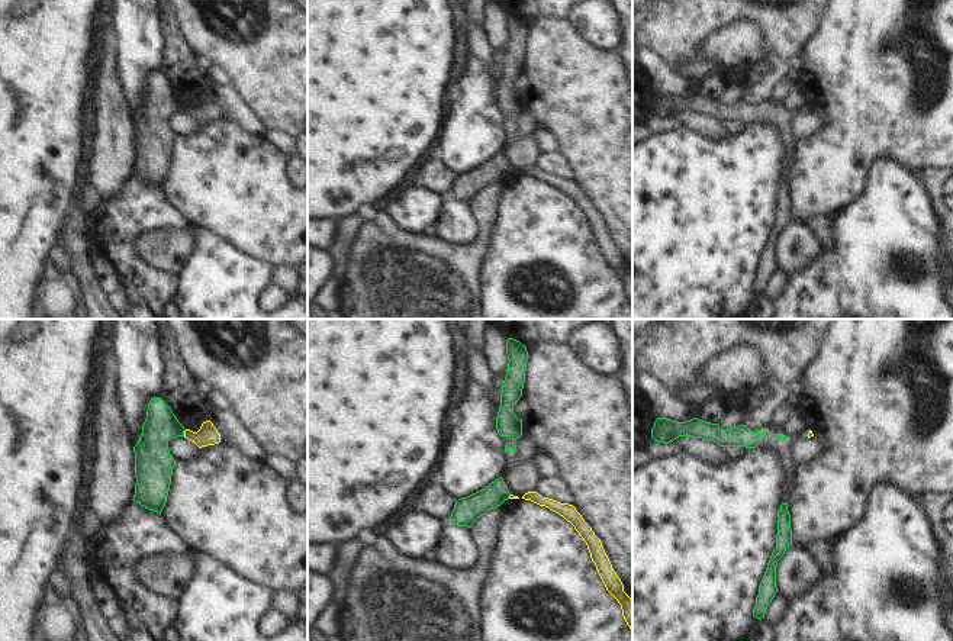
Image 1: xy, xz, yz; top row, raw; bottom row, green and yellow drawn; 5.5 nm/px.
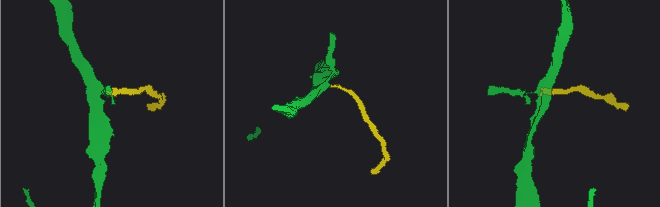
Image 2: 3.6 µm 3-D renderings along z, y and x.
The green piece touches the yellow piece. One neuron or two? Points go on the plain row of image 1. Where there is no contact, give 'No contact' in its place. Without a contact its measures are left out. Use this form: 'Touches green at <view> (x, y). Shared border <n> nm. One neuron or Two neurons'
Touches green at xy (183, 108). Shared border 40 nm. One neuron.

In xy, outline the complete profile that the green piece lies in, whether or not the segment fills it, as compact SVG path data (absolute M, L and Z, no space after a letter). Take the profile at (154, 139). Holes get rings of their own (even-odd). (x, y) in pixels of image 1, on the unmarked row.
M161 73L151 74L139 117L133 122L136 158L132 175L145 184L161 189L165 181L176 141L168 116L177 112L187 113L199 123L220 117L220 109L210 96L193 107L178 97Z

